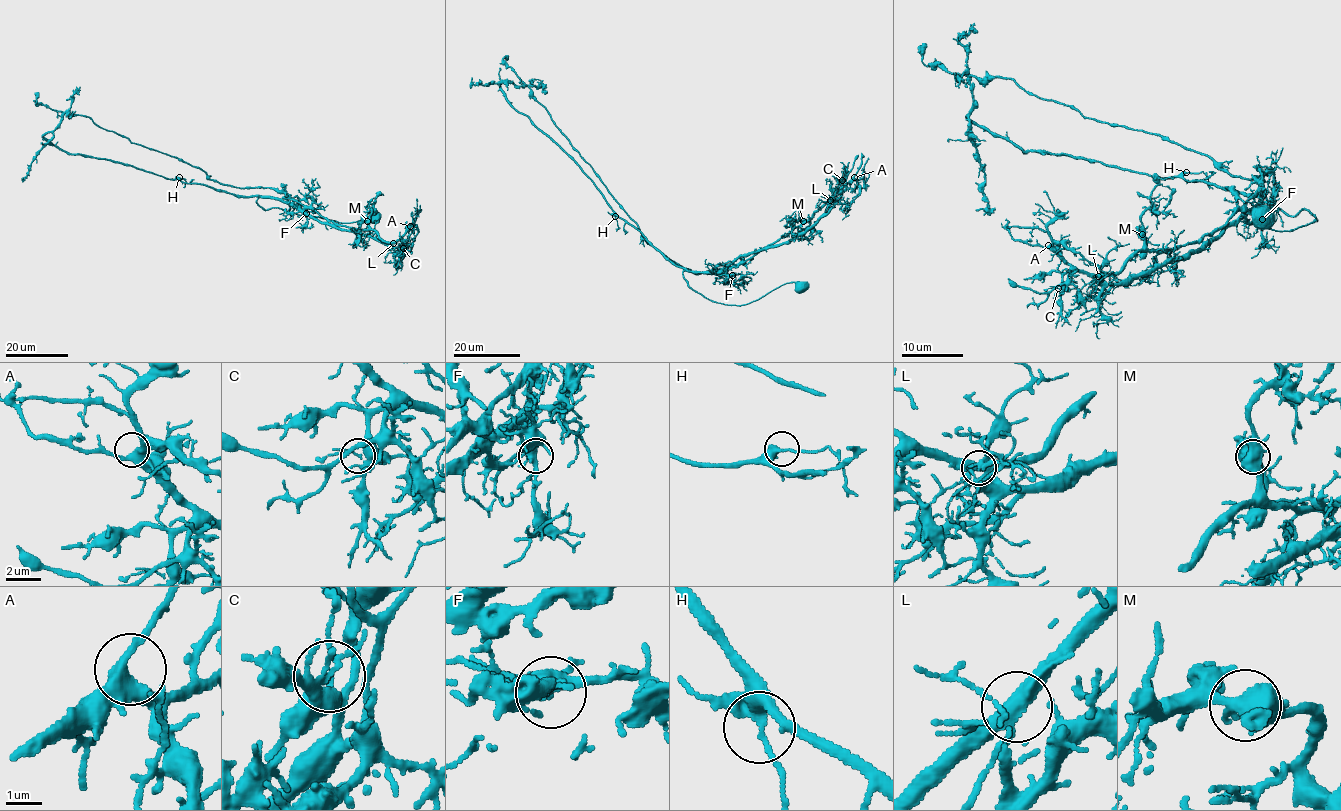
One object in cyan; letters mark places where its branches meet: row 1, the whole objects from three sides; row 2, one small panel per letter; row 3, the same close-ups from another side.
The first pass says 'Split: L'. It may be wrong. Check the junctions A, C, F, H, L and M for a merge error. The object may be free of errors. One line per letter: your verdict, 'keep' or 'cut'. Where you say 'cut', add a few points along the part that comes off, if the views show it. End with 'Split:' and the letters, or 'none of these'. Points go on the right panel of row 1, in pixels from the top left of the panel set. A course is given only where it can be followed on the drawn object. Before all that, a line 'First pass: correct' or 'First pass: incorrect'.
First pass: correct
A: keep
C: keep
F: keep
H: keep
L: cut | (1097, 276), (1142, 250), (1208, 236), (1268, 174), (1223, 172), (1009, 79), (927, 66), (925, 42)
M: keep
Split: L

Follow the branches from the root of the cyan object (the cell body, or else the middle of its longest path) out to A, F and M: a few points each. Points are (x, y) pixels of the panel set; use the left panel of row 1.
A: (374, 217), (339, 223), (256, 202), (280, 198), (321, 222), (373, 229), (387, 241), (397, 241), (410, 226)
F: (374, 217), (339, 223), (278, 208), (265, 210), (256, 202), (260, 197), (280, 198), (306, 213)
M: (374, 217), (339, 223), (265, 210), (256, 202), (280, 198), (321, 222), (356, 229), (367, 230), (367, 221)

